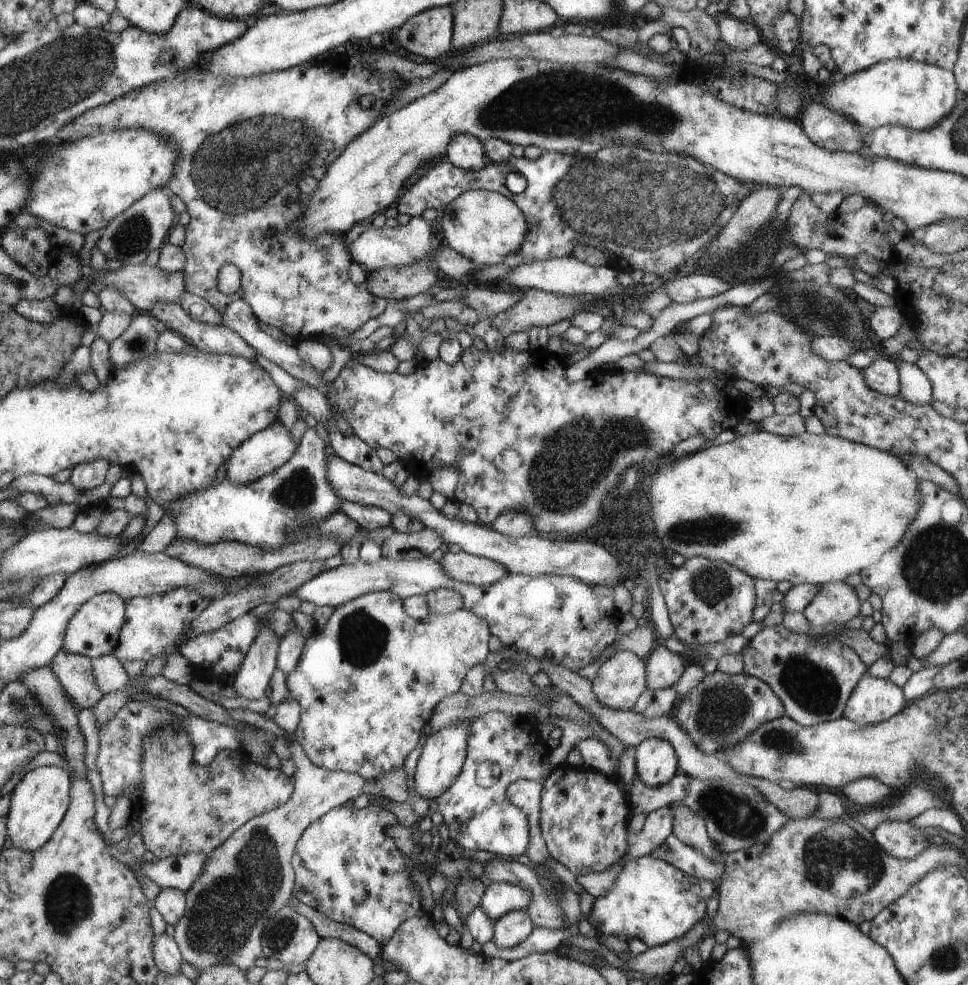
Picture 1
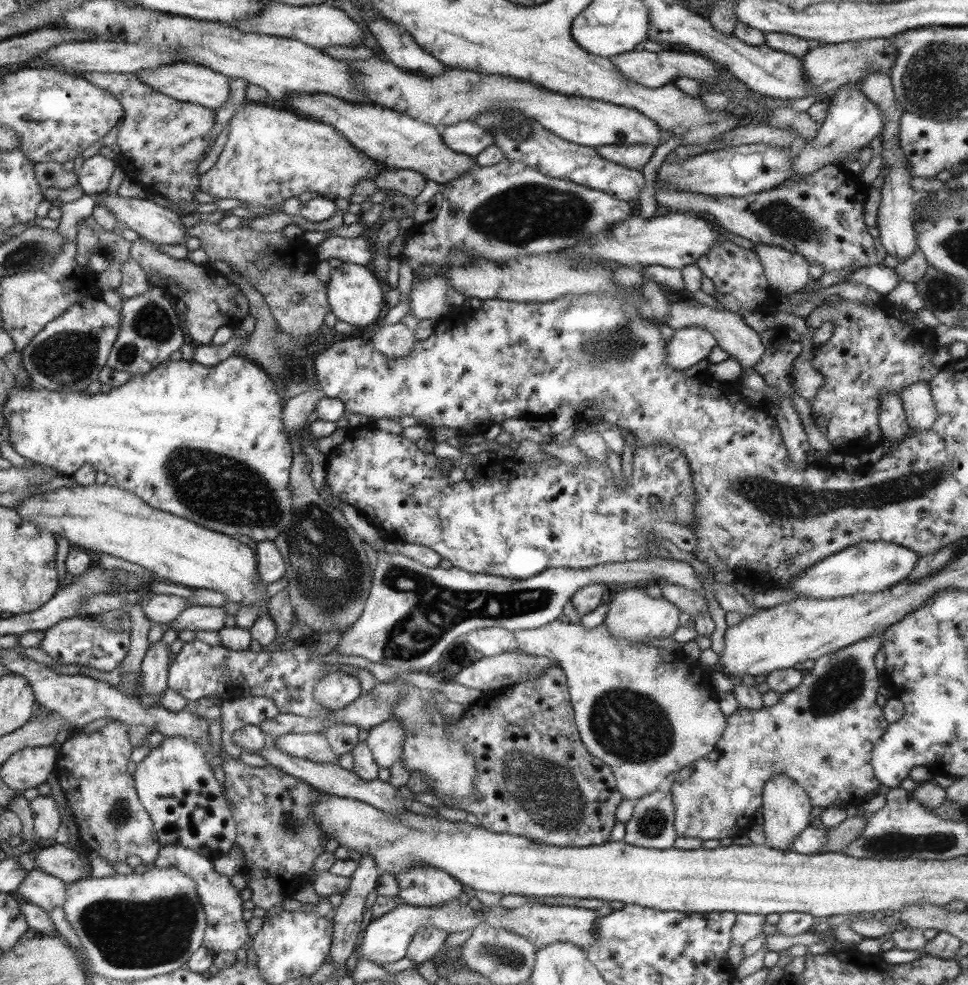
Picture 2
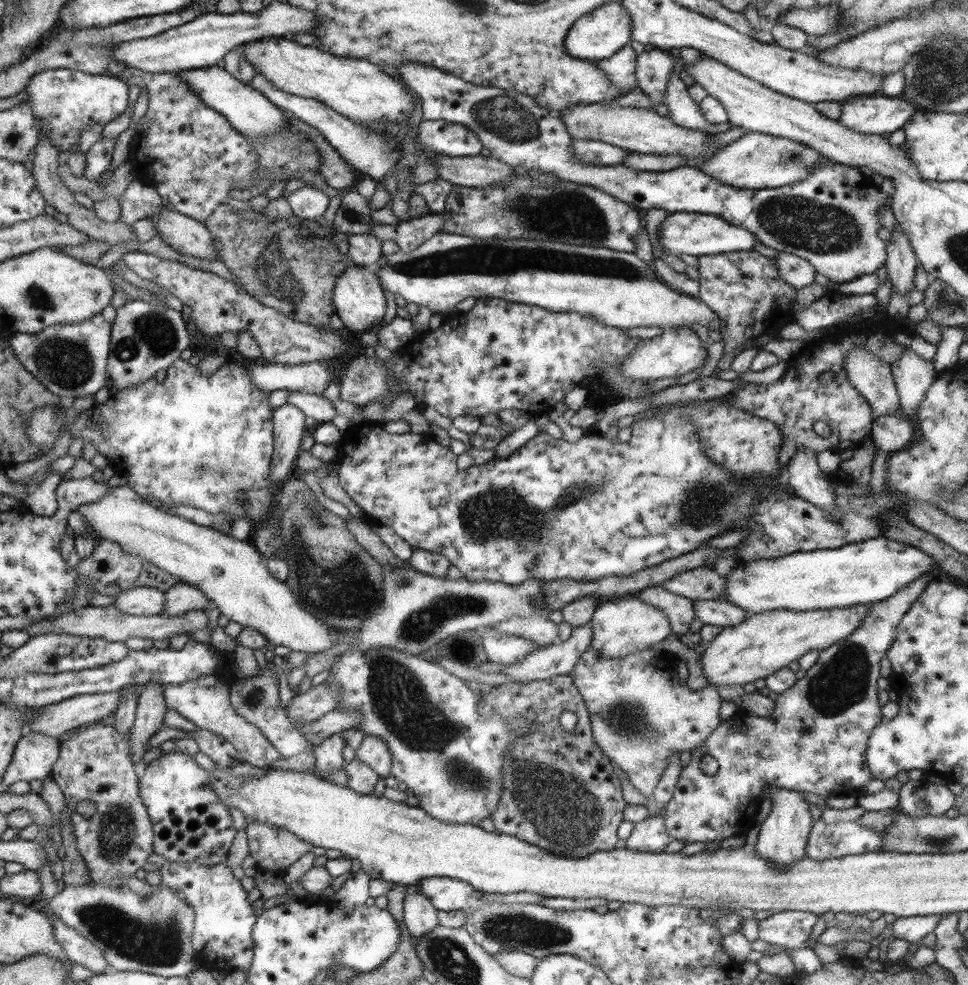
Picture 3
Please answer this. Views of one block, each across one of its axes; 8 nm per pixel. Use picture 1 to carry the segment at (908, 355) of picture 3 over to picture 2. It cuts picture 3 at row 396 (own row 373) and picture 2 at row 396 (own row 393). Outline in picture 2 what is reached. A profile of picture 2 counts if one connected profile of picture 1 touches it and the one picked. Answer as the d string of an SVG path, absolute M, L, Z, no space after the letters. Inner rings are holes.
M917 380L909 386L905 386L899 392L899 400L903 404L903 412L905 412L909 430L925 432L933 426L935 406L933 406L931 390L929 390L929 380Z

